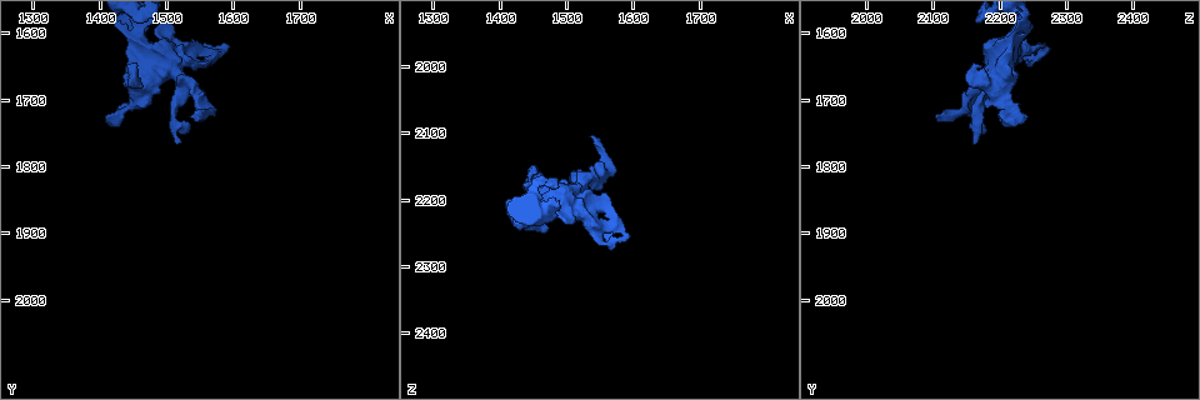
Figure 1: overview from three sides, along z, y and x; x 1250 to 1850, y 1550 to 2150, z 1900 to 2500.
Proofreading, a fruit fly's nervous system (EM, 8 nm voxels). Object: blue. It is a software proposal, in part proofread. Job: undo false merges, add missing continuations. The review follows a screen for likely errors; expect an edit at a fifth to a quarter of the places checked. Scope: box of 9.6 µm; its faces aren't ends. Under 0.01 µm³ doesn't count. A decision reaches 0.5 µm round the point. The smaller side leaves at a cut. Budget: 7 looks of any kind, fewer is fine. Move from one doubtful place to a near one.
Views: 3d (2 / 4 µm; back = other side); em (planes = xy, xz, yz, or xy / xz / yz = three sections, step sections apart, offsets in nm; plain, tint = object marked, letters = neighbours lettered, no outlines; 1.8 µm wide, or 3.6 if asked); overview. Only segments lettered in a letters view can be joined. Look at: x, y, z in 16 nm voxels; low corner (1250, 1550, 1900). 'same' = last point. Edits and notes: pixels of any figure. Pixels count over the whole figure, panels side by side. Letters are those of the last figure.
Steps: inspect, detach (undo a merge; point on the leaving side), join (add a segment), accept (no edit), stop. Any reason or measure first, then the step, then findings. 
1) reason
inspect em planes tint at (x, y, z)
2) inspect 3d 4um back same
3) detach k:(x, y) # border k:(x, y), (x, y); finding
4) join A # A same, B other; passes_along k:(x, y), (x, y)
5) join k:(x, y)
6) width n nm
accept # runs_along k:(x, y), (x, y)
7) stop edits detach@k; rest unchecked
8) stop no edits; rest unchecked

thick turns thin
inspect 3d 2um at (1555, 1625, 2240)

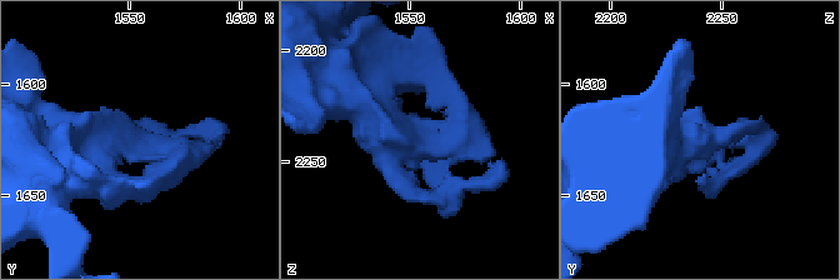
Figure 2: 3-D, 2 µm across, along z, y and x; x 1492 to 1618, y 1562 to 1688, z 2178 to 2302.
inspect em xy step 16 tint at (1557, 1624, 2243)

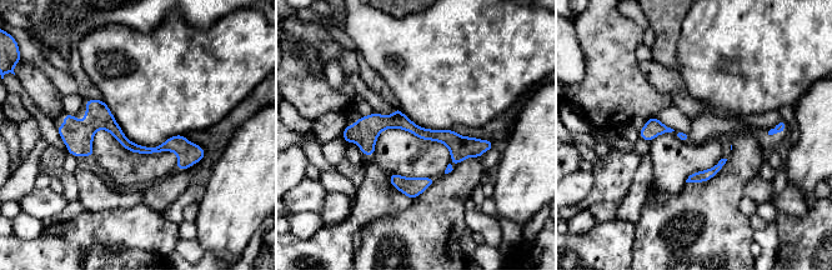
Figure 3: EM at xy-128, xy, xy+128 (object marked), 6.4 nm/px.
another direction
inspect em planes letters same

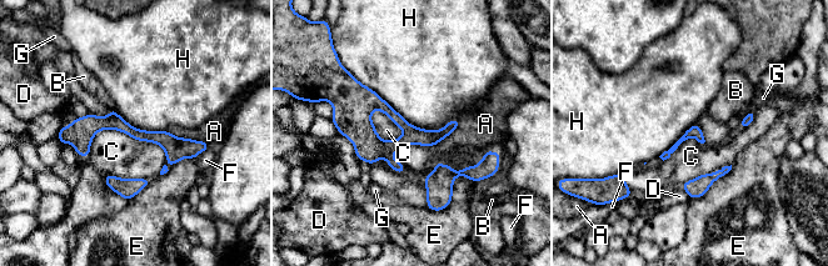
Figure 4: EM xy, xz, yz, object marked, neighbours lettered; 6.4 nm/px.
longest_contact H 800 nm
accept # A other, B other, C other, D other, E other, F other, G other, H other; runs_along 4:(61, 132), (119, 124), (204, 146); continuous, no second neuron

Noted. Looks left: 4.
abrupt turn
inspect 3d 4um at (1450, 1590, 2235)

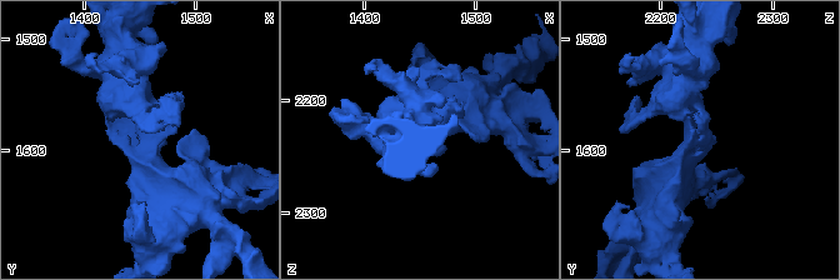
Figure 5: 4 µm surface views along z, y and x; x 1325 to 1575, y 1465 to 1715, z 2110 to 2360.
now the EM
inspect em planes tint at (1450, 1590, 2238)

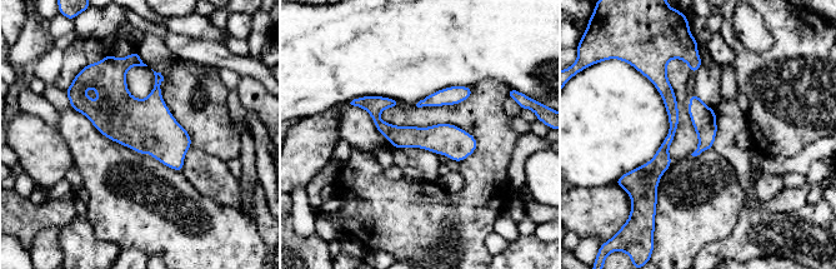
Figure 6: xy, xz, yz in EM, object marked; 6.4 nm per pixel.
see the neighbours
inspect em planes letters same

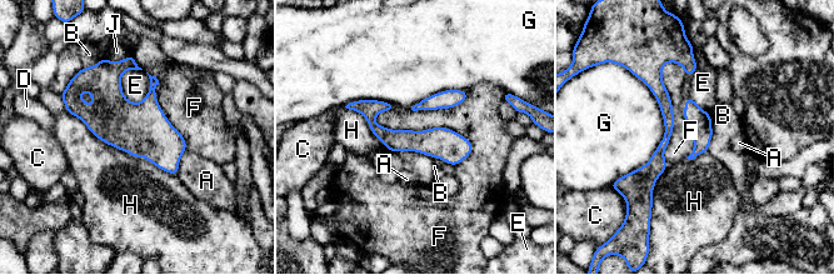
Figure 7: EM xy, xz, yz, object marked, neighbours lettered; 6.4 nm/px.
width 160 nm; longest_contact H 850 nm
accept # A other, B other, C other, D other, E other, F other, G other, H other, J other; one neuron here

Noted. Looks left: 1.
stop no edits; rest unchecked

